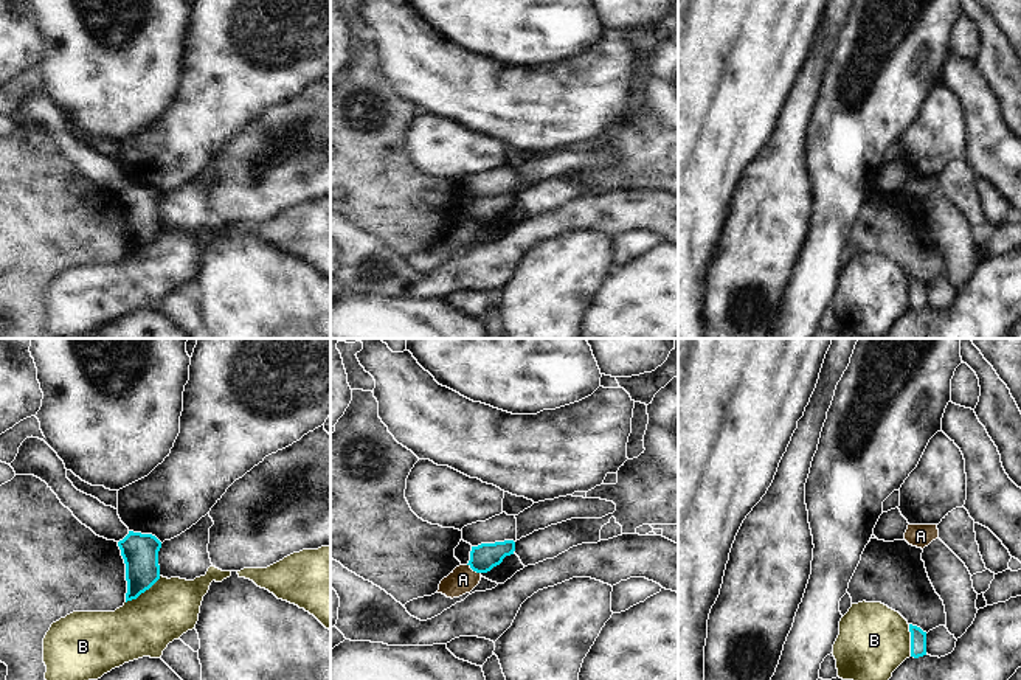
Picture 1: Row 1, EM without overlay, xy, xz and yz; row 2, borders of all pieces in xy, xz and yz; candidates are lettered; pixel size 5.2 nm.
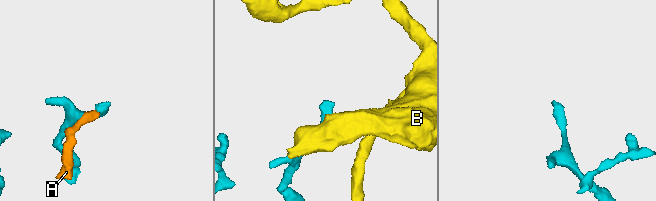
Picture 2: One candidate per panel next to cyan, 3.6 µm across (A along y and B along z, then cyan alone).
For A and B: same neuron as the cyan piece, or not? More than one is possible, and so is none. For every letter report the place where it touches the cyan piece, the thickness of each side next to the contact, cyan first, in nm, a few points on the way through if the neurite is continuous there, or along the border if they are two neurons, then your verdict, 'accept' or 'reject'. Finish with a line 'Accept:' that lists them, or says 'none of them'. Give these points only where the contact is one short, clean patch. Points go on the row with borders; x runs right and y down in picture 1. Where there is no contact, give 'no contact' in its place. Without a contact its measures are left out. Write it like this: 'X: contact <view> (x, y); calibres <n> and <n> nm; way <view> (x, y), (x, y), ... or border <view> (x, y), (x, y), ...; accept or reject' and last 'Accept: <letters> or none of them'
A: contact xz (474, 570); calibres 140 and 140 nm; border xz (467, 564), (480, 573); reject
B: contact xy (143, 592); calibres 190 and 300 nm; reject
Accept: none of them

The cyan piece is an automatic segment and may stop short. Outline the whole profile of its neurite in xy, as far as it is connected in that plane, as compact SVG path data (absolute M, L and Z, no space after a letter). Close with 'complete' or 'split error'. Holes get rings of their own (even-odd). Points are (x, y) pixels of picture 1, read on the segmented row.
M129 531L118 542L126 564L126 602L137 599L160 579L158 551L161 542L152 534Z; complete

